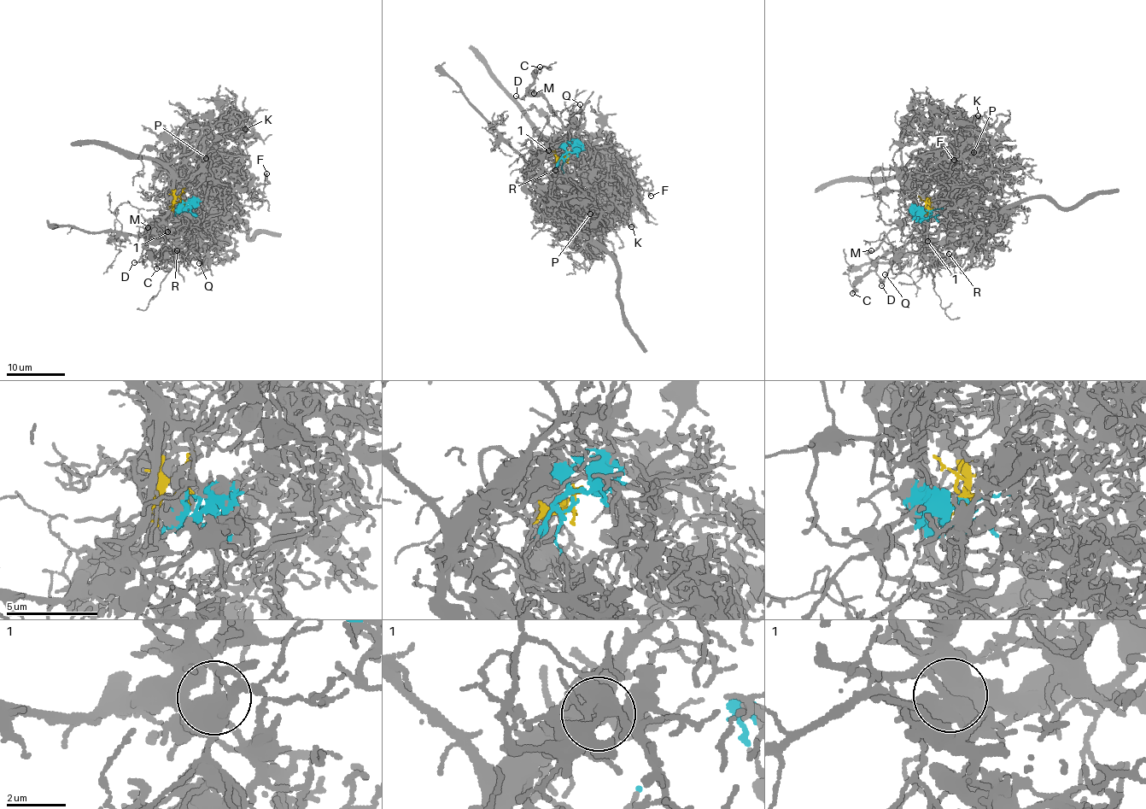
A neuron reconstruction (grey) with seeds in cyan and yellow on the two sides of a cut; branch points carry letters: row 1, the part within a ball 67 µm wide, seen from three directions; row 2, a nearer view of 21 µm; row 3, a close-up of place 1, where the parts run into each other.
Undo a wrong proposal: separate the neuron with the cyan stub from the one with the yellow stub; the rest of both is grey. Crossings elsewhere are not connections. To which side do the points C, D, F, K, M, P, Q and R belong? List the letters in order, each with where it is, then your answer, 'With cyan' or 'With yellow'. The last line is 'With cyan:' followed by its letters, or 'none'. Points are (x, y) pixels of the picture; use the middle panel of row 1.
C: Place: (540, 67). With yellow
D: Place: (516, 96). With yellow
F: Place: (651, 196). With cyan
K: Place: (631, 226). With cyan
M: Place: (534, 93). With yellow
P: Place: (590, 213). With cyan
Q: Place: (580, 104). With yellow
R: Place: (555, 170). With cyan
With cyan: F, K, P, R

